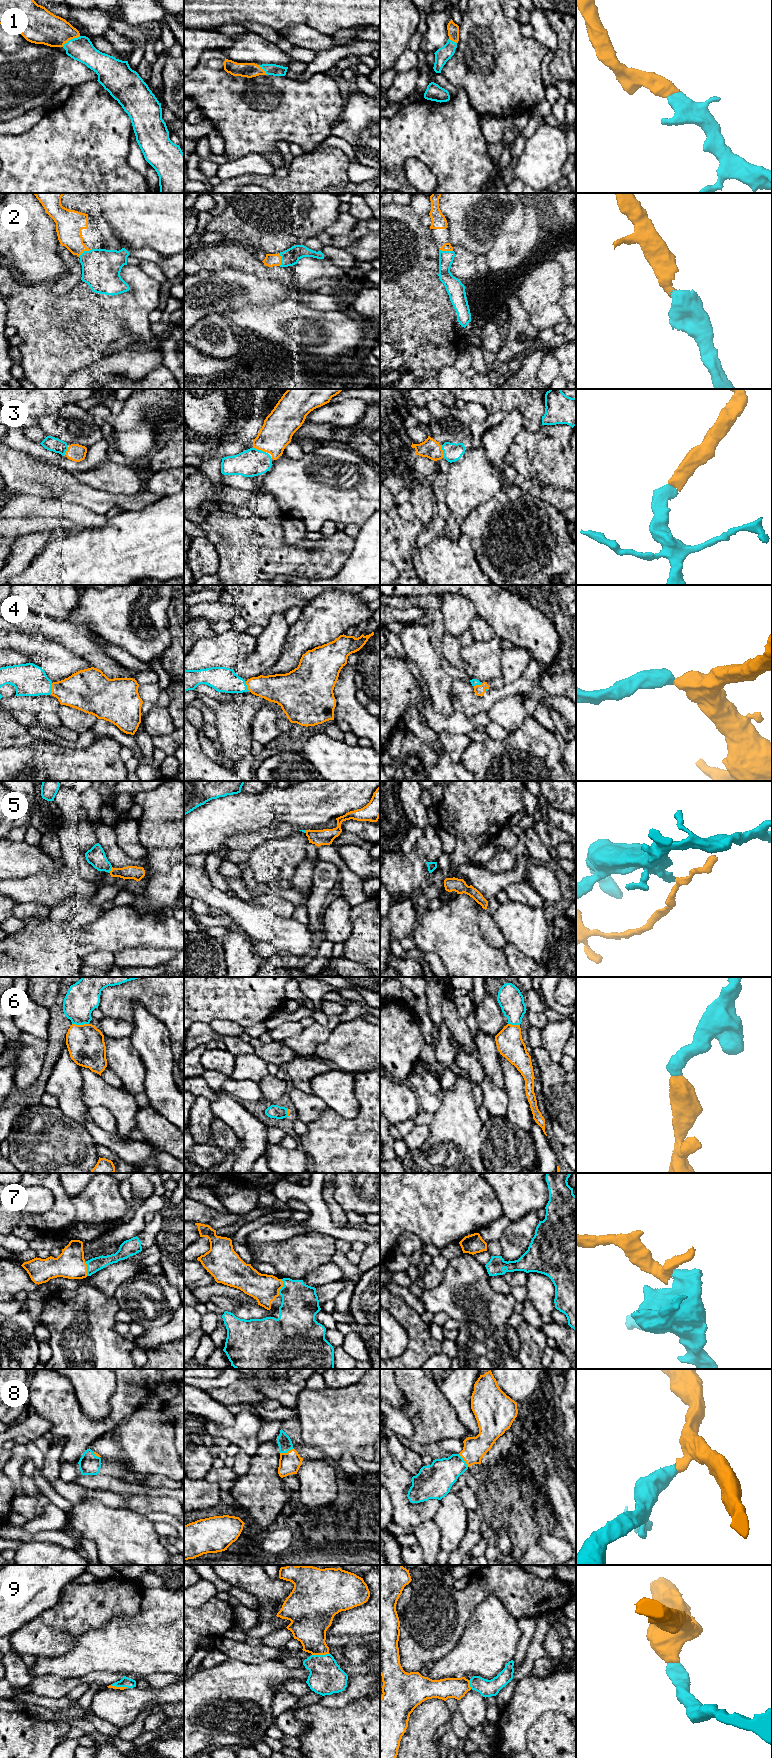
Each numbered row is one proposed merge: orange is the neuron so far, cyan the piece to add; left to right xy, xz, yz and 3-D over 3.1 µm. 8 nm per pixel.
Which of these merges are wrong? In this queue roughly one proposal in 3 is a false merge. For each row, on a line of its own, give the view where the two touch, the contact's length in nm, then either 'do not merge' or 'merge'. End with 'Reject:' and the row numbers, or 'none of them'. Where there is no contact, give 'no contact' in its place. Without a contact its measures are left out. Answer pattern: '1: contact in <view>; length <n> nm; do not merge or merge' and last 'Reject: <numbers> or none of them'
1: contact in xy; length 170 nm; merge
2: contact in yz; length 110 nm; merge
3: contact in xz; length 110 nm; merge
4: contact in xy; length 90 nm; merge
5: contact in xy; length 50 nm; do not merge
6: contact in xy; length 140 nm; merge
7: contact in xz; length 130 nm; merge
8: contact in yz; length 130 nm; merge
9: contact in xz; length 140 nm; merge
Reject: 5

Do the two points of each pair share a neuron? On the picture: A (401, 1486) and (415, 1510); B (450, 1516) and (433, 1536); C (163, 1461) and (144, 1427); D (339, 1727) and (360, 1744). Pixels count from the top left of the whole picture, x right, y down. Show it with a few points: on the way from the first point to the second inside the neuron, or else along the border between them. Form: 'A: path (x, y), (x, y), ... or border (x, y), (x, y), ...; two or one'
A: path (401, 1493), (401, 1499), (408, 1506); one
B: border (432, 1520), (439, 1529), (441, 1548); two
C: path (156, 1453), (148, 1445), (146, 1435); one
D: path (344, 1732), (355, 1743); one

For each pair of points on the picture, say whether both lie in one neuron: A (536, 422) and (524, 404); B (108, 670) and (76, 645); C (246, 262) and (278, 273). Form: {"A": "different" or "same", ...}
{"A": "same", "B": "different", "C": "same"}

